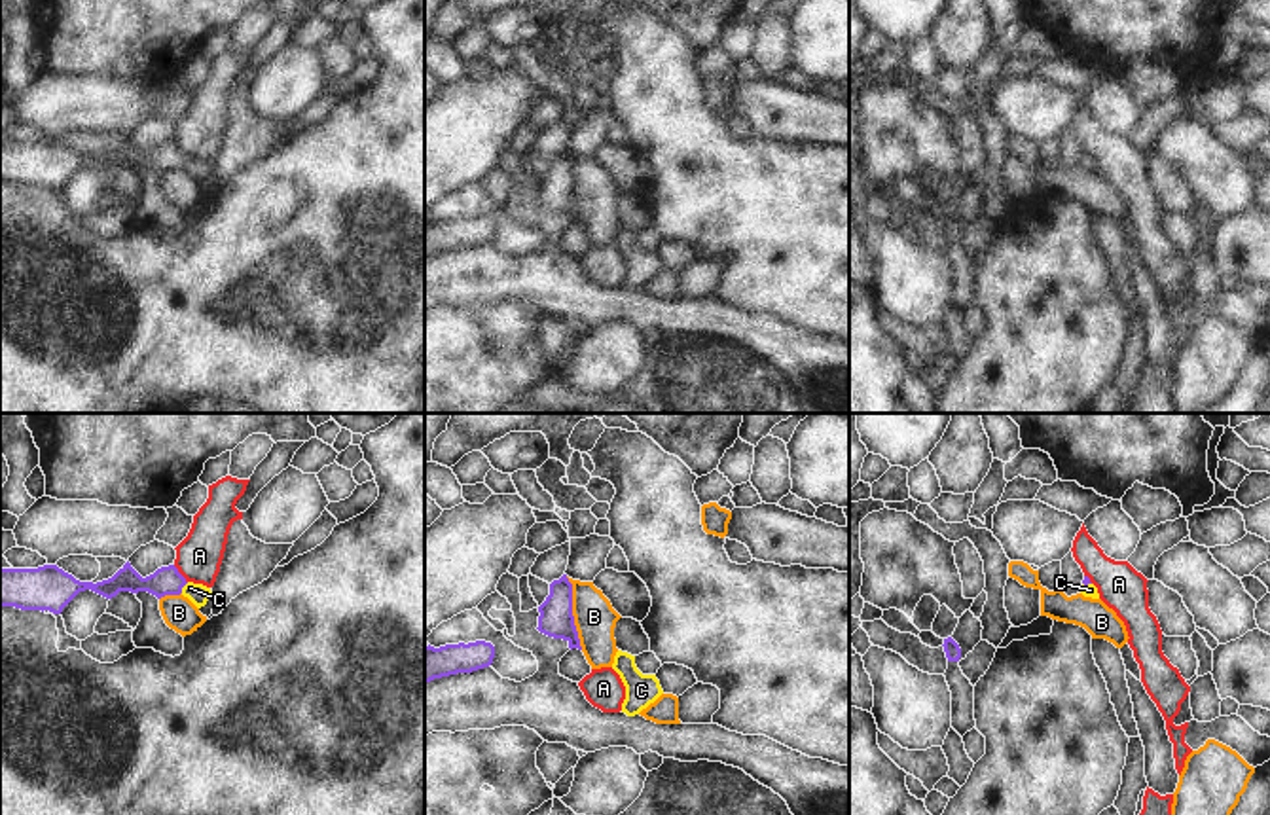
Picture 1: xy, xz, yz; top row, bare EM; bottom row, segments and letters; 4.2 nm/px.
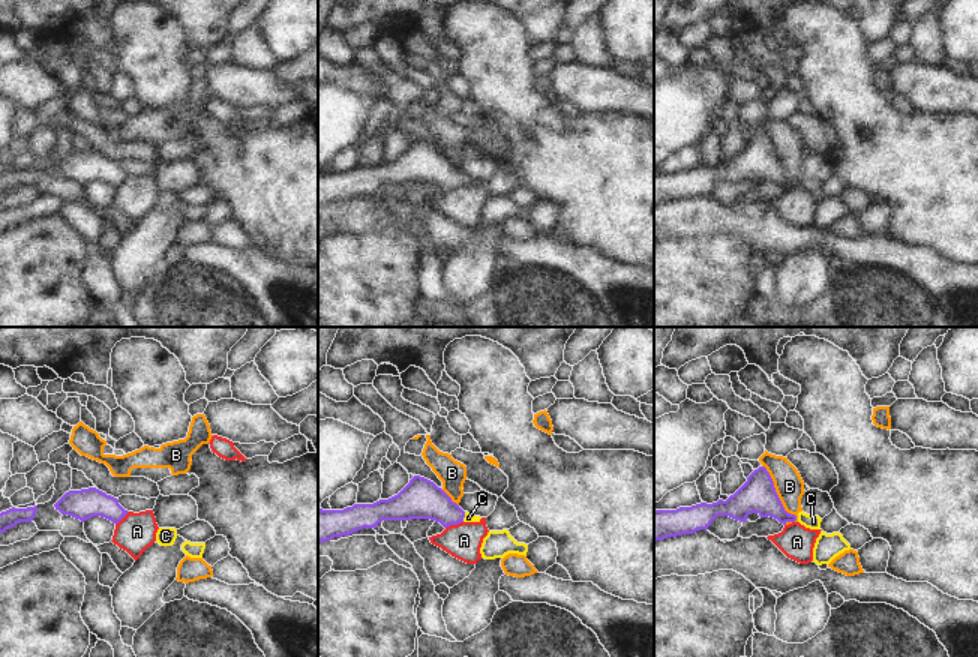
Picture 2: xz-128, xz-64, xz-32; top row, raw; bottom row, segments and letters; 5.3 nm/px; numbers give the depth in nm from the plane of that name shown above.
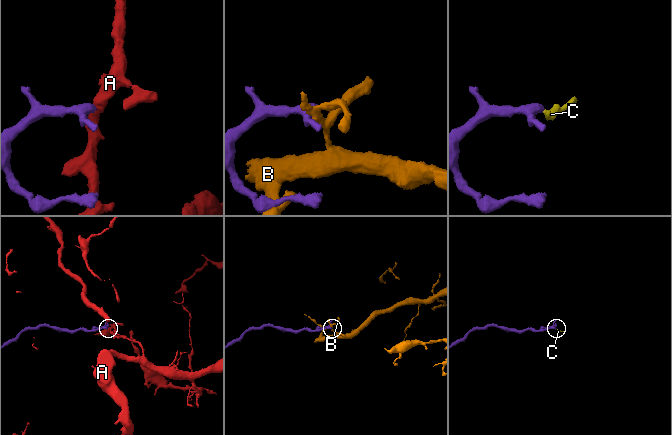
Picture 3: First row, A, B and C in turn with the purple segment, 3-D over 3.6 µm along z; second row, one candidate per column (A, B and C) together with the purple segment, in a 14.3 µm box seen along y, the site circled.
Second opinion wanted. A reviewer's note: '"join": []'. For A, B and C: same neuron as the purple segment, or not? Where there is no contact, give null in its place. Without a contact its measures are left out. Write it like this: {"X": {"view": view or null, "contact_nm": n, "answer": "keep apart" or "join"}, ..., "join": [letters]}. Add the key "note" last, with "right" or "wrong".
{"A": {"view": "xy", "contact_nm": 100, "answer": "keep apart"}, "B": {"view": "xz", "contact_nm": 320, "answer": "keep apart"}, "C": {"view": "xy", "contact_nm": 60, "answer": "join"}, "join": ["C"], "note": "wrong"}

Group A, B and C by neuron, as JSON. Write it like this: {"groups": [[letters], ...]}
{"groups": [["A"], ["B"], ["C"]]}

